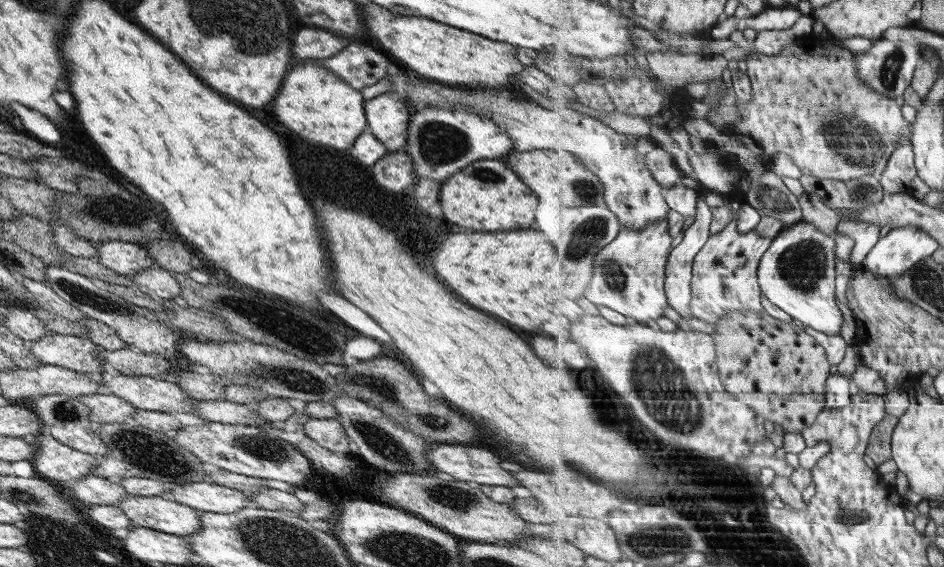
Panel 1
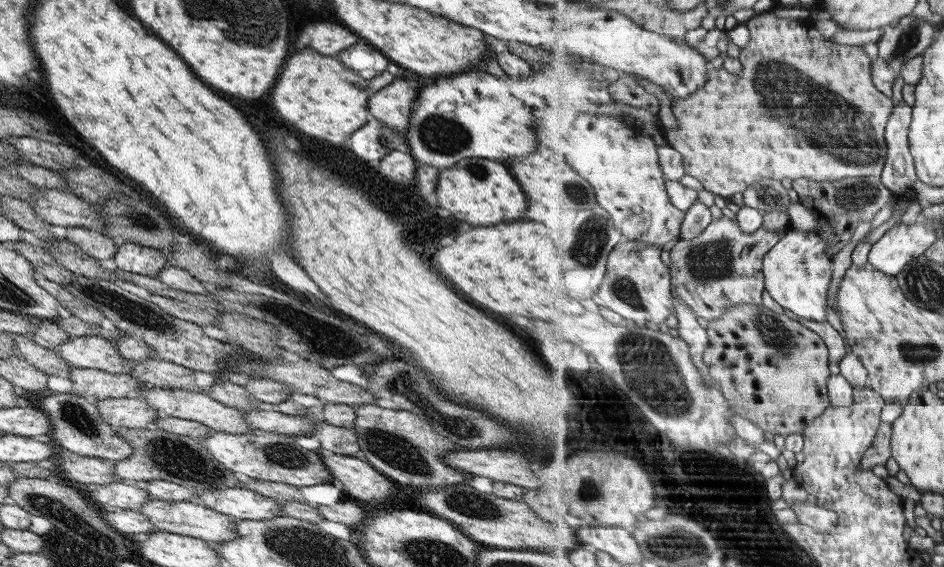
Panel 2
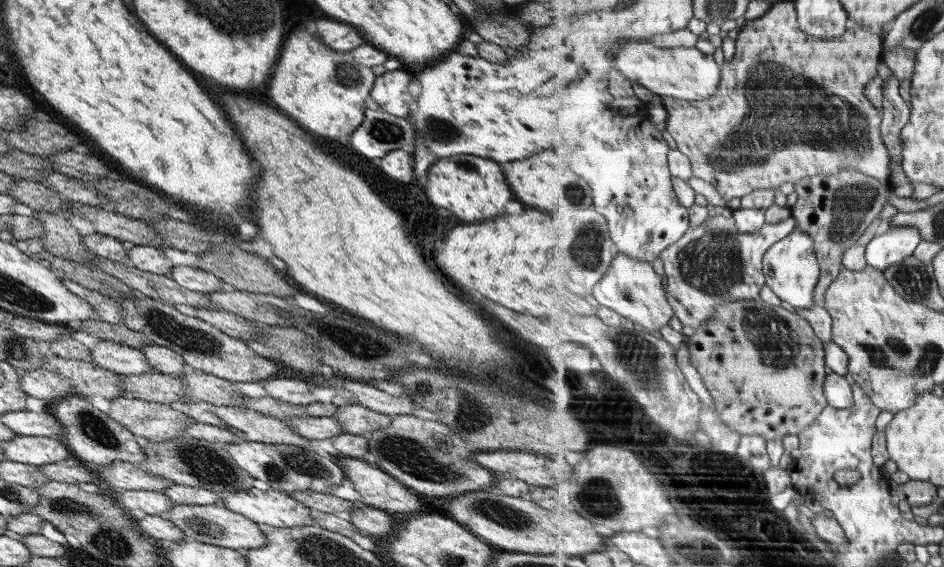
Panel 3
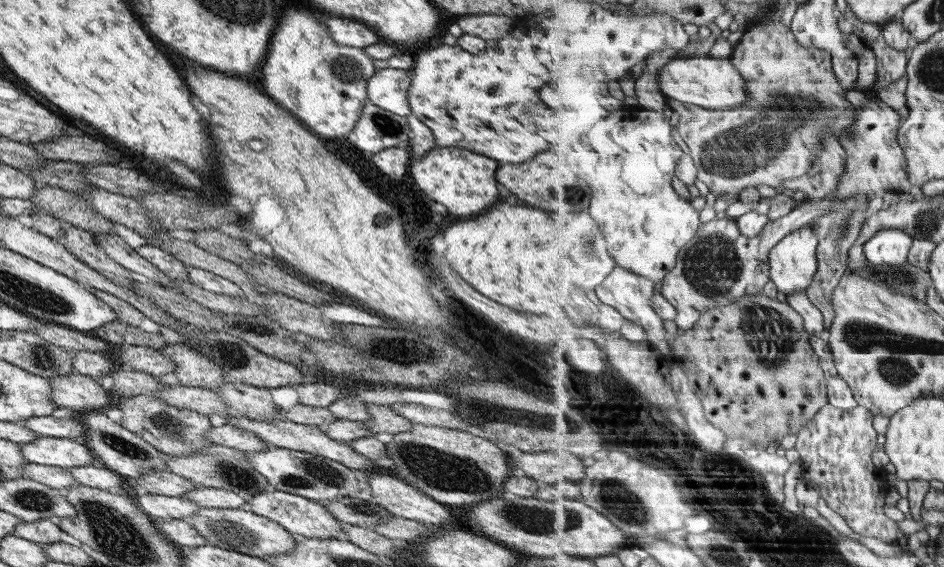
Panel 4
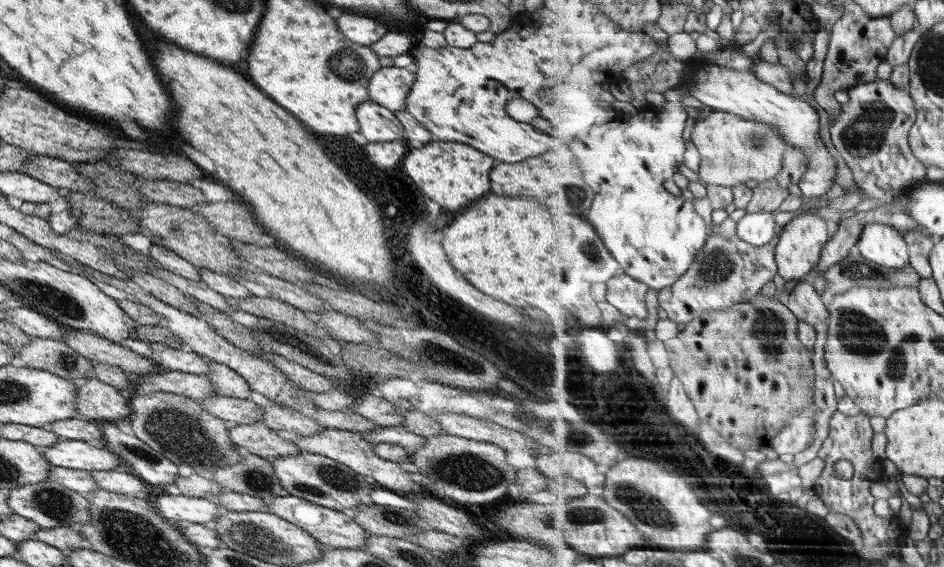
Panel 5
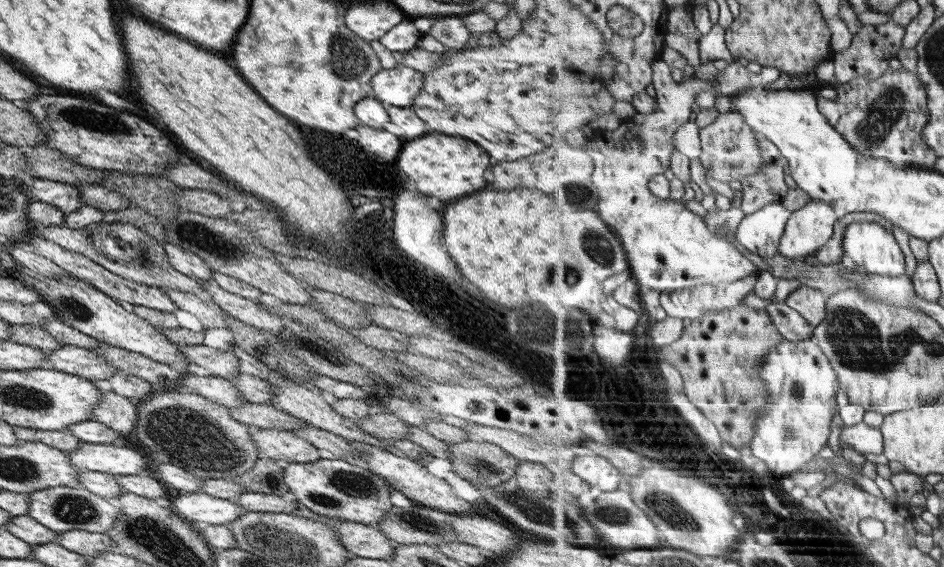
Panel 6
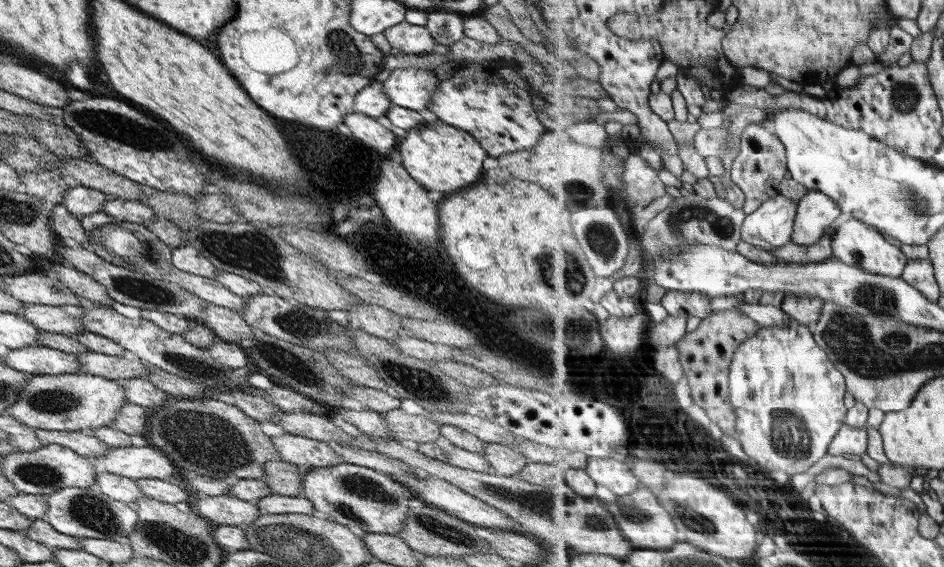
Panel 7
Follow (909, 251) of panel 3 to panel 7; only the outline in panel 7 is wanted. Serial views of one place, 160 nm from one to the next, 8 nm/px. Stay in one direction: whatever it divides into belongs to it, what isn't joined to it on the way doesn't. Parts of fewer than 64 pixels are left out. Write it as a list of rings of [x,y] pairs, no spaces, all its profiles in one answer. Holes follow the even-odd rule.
[[[852,216],[845,217],[845,222],[841,224],[835,224],[832,246],[834,247],[834,259],[865,269],[871,274],[901,277],[910,260],[902,251],[902,247],[897,248],[889,244],[879,229]]]

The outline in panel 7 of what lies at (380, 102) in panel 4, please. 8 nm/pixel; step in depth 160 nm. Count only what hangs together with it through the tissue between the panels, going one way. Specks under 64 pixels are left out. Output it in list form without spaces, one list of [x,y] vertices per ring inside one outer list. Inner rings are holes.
[[[407,67],[388,72],[381,84],[390,103],[427,116],[437,81],[432,71]]]

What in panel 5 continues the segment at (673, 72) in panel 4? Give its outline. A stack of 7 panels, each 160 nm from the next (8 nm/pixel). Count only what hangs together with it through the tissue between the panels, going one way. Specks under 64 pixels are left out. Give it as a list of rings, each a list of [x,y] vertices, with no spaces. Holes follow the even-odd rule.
[[[703,64],[691,77],[684,78],[684,82],[692,86],[689,96],[709,106],[715,111],[737,114],[750,121],[770,124],[780,130],[782,137],[791,147],[799,148],[808,156],[808,169],[801,177],[798,188],[806,197],[825,196],[837,178],[837,160],[825,146],[819,135],[819,122],[816,121],[815,108],[799,98],[799,94],[783,93],[779,87],[763,82],[757,75],[749,70],[735,70],[727,66]]]

